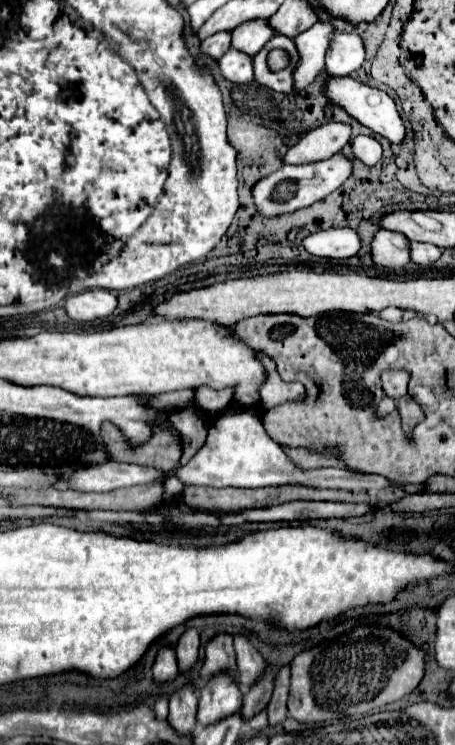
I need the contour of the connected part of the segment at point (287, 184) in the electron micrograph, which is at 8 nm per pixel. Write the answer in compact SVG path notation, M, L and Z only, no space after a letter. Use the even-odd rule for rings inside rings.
M342 151L332 155L332 159L322 159L320 163L302 163L302 165L282 165L278 171L274 171L272 175L260 179L254 189L254 203L258 207L258 211L264 217L274 217L274 215L282 215L282 213L292 213L296 209L308 207L316 201L322 201L326 195L324 193L332 193L336 191L350 175L352 175L352 159L346 157Z

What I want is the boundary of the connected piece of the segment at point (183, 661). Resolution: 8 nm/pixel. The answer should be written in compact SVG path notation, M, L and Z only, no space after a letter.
M188 629L182 639L178 641L178 647L176 647L176 659L178 659L178 669L180 673L186 673L186 671L192 671L198 663L198 651L200 651L200 637L198 637L198 631L194 629Z

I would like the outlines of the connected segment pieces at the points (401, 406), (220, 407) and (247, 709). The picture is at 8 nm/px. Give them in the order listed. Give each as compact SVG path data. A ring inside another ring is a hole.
M404 395L397 400L397 410L401 416L402 429L406 433L410 433L412 427L415 427L424 419L424 413L420 411L418 403L410 395Z
M199 387L195 390L195 399L202 411L218 415L228 407L228 403L232 403L232 391L214 391L210 387Z
M270 671L264 673L264 679L260 679L246 695L244 695L244 703L240 713L244 715L244 719L250 719L254 715L258 715L260 711L266 709L270 695L272 695L272 687L274 687L274 675Z

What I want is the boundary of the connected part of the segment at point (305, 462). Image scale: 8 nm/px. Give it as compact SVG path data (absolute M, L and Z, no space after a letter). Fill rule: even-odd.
M284 449L288 453L288 457L302 469L314 469L314 467L340 467L340 459L336 455L316 455L314 451L306 451L306 449Z

